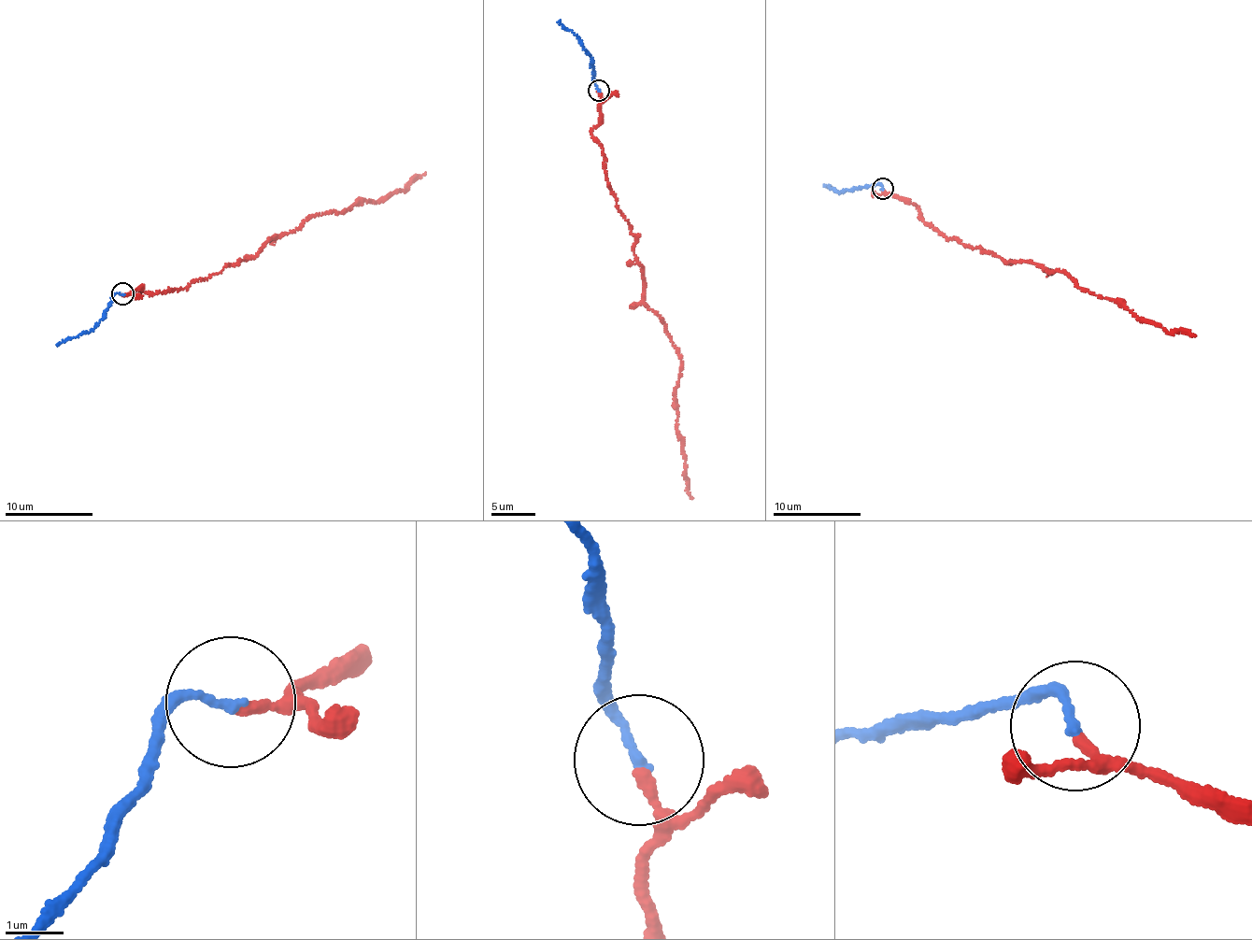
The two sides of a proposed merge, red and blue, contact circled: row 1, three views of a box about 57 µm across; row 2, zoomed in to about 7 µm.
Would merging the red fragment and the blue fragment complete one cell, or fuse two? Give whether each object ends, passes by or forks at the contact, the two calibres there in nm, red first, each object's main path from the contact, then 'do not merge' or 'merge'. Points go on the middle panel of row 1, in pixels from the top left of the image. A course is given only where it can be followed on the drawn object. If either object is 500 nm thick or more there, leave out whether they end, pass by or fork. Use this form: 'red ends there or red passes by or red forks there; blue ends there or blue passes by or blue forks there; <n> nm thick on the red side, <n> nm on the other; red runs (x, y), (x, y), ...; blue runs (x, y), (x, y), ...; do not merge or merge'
red passes by; blue ends there; 130 nm thick on the red side, 160 nm on the other; red runs (598, 91), (601, 119), (591, 132), (631, 225), (646, 306), (666, 324), (680, 358), (677, 429), (693, 498); blue runs (598, 91), (590, 55), (559, 21); merge

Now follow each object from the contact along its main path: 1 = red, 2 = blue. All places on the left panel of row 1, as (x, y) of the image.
1: (122, 293), (140, 286), (141, 291), (179, 290), (259, 250), (312, 217), (405, 191), (425, 172)
2: (122, 293), (113, 295), (99, 320), (85, 334), (57, 346)

